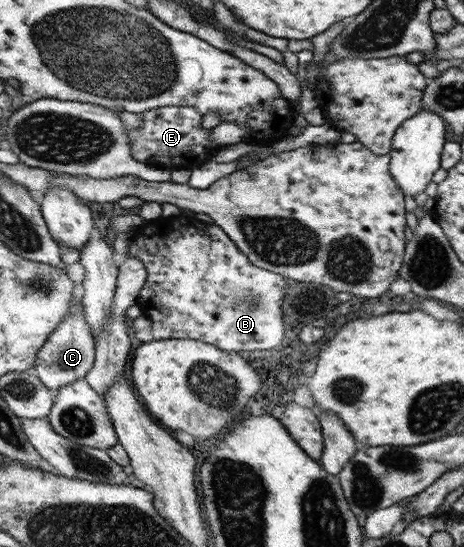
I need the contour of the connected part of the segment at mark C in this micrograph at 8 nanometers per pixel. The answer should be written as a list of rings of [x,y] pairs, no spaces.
[[[75,298],[71,312],[66,314],[64,320],[57,325],[57,330],[49,336],[49,340],[36,356],[35,366],[33,366],[33,372],[51,390],[57,392],[62,386],[67,386],[71,382],[86,377],[93,368],[93,360],[96,360],[96,348],[93,348],[93,335],[89,326],[89,322],[86,321],[86,314],[83,313],[81,300]]]

